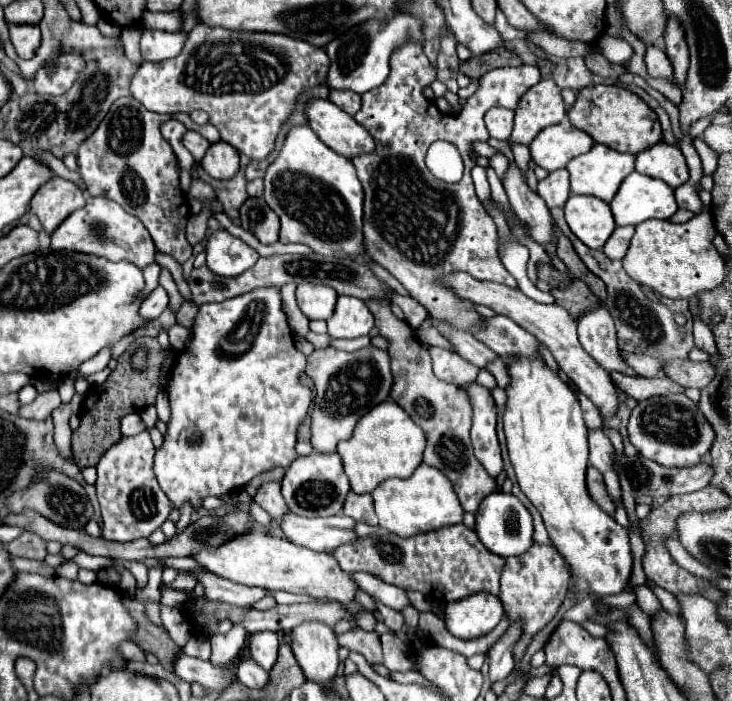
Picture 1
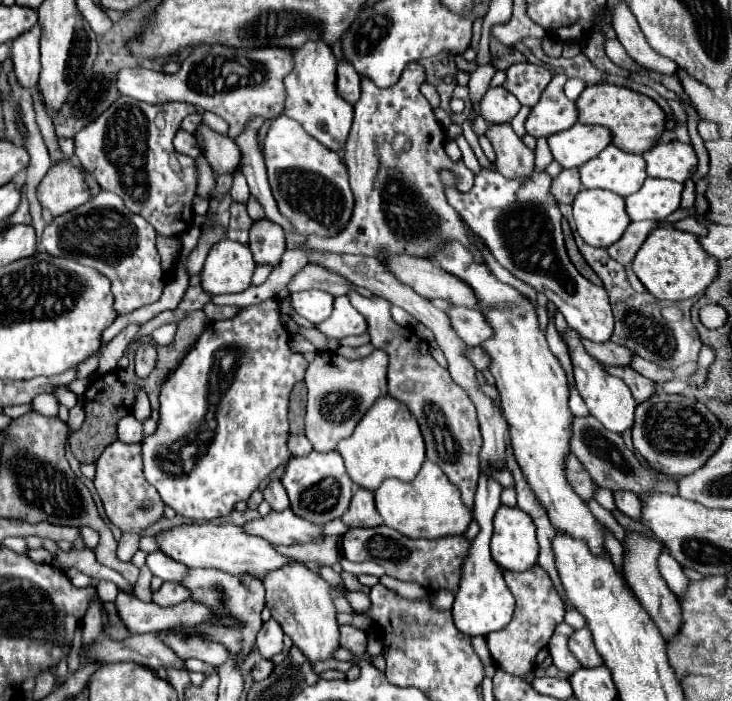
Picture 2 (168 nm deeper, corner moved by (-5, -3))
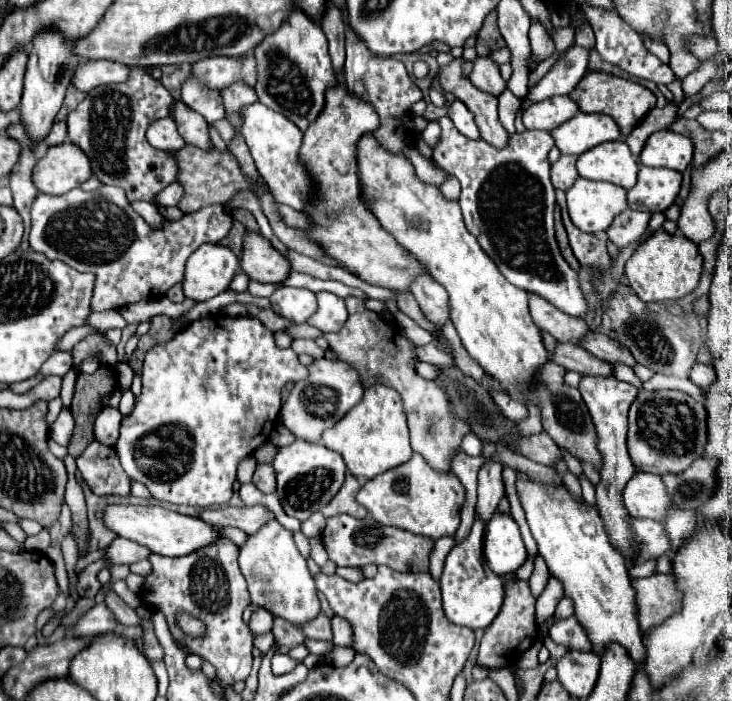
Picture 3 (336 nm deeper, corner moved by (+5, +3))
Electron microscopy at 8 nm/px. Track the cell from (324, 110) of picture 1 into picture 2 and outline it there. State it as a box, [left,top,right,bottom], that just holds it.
[283,41,353,153]

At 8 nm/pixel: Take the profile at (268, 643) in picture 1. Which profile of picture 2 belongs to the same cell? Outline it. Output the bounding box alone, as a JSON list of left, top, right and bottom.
[257,619,283,659]

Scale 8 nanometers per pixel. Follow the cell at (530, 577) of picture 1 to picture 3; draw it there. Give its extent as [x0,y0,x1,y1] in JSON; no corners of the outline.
[477,577,539,669]

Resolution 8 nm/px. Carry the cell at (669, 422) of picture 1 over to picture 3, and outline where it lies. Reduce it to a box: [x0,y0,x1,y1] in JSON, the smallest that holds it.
[627,389,707,475]

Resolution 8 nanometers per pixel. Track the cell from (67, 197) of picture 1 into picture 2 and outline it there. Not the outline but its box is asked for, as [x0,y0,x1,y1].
[37,161,89,215]

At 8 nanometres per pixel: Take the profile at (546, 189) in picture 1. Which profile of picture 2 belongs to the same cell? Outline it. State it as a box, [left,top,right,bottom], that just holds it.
[553,169,581,203]

